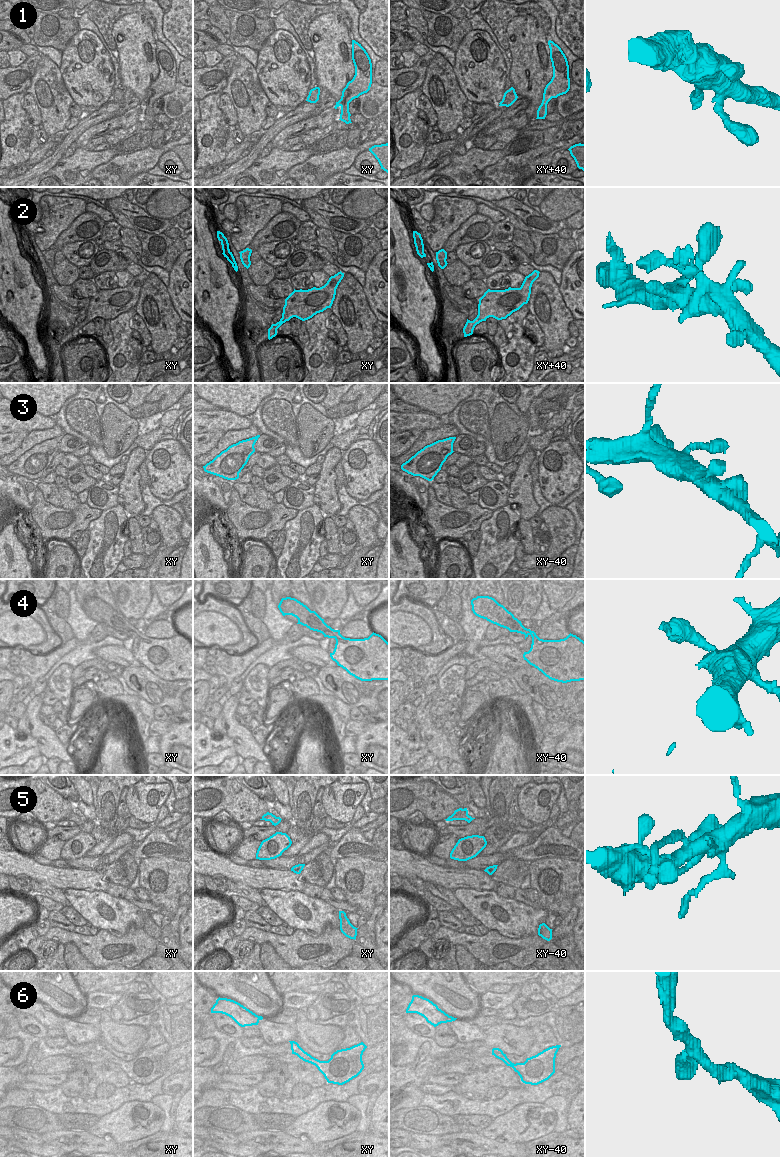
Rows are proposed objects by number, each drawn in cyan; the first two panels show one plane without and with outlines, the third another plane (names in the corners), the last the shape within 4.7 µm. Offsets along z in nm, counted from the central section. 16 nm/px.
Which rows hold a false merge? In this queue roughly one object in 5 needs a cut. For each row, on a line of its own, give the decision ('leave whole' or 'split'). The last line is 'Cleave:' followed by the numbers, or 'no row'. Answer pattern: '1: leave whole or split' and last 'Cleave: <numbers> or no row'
1: leave whole
2: leave whole
3: leave whole
4: leave whole
5: leave whole
6: leave whole
Cleave: no row

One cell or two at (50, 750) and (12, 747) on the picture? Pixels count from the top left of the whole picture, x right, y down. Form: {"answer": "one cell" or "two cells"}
{"answer": "two cells"}

